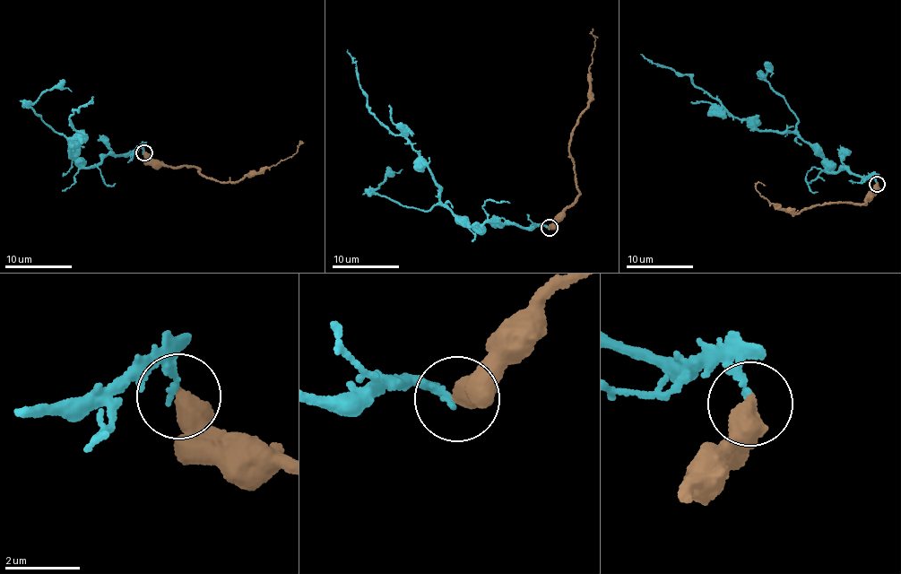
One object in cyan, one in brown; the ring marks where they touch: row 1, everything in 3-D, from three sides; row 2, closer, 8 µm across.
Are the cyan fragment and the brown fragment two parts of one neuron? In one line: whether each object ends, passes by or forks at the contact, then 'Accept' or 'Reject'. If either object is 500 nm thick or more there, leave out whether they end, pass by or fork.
Reject

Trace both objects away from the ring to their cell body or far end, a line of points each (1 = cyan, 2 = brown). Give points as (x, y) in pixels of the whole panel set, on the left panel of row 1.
1: (143, 152), (103, 154), (84, 168), (75, 159), (69, 143), (81, 143), (69, 119), (94, 97)
2: (144, 152), (166, 166), (201, 169), (200, 174), (211, 179), (234, 182), (291, 156), (300, 141), (303, 143)

